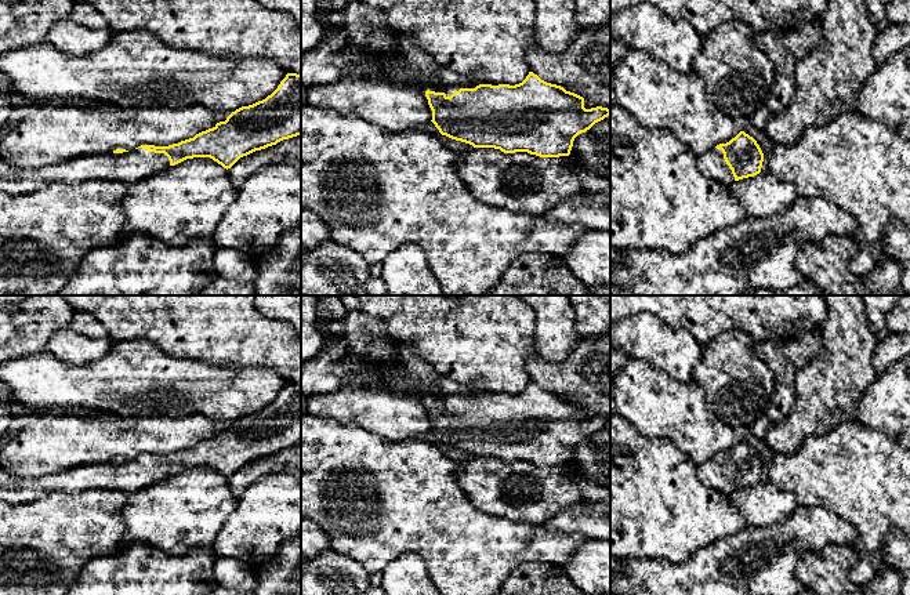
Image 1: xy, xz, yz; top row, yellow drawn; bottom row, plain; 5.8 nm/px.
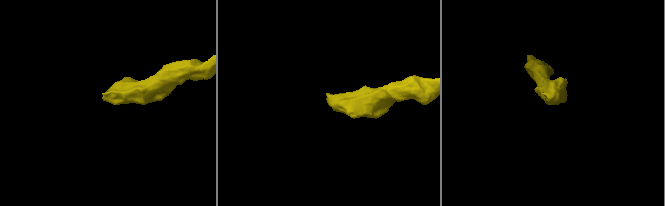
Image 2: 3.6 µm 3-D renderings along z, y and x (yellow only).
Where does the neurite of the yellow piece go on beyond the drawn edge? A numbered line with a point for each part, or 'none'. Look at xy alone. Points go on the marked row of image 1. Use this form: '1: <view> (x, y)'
1: xy (136, 164)

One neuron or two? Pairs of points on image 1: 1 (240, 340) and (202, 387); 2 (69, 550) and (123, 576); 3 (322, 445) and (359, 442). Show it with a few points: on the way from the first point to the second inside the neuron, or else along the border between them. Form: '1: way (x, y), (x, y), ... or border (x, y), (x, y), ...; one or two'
1: border (189, 359), (253, 366); two
2: border (113, 551), (91, 558), (75, 580); two
3: way (332, 445), (350, 445); one

